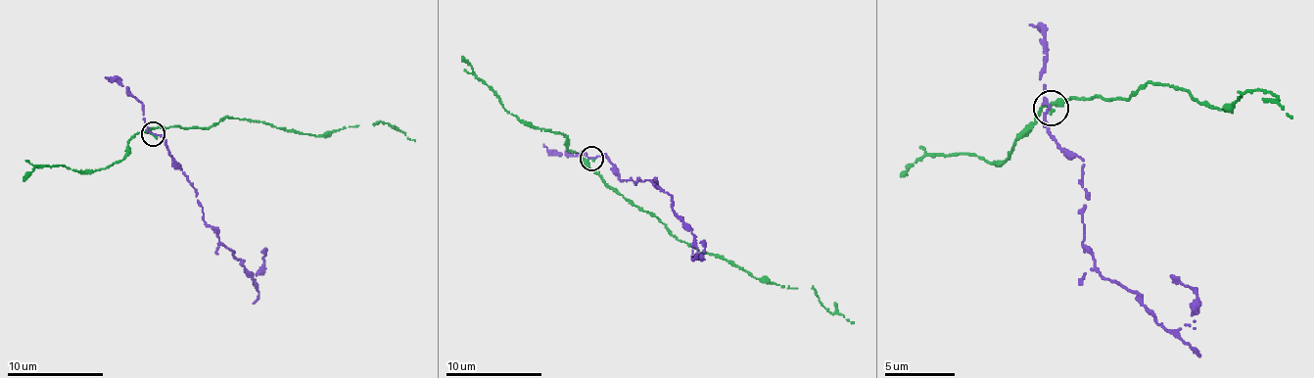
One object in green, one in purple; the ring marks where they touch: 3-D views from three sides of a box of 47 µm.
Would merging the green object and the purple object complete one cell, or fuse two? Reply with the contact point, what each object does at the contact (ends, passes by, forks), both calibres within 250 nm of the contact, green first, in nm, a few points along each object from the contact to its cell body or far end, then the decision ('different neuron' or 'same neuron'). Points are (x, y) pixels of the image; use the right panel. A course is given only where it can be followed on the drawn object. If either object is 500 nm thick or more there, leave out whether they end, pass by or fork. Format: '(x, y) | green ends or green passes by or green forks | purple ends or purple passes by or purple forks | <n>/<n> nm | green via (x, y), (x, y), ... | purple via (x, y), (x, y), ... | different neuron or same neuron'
(1051, 108) | green passes by | purple passes by | 240/150 nm | green via (1052, 107), (1090, 96), (1129, 100), (1149, 82), (1228, 110), (1242, 92), (1266, 89), (1291, 118) | purple via (1052, 107), (1048, 135), (1083, 160), (1083, 237), (1094, 269), (1182, 329), (1193, 322), (1196, 294), (1171, 276) | different neuron

